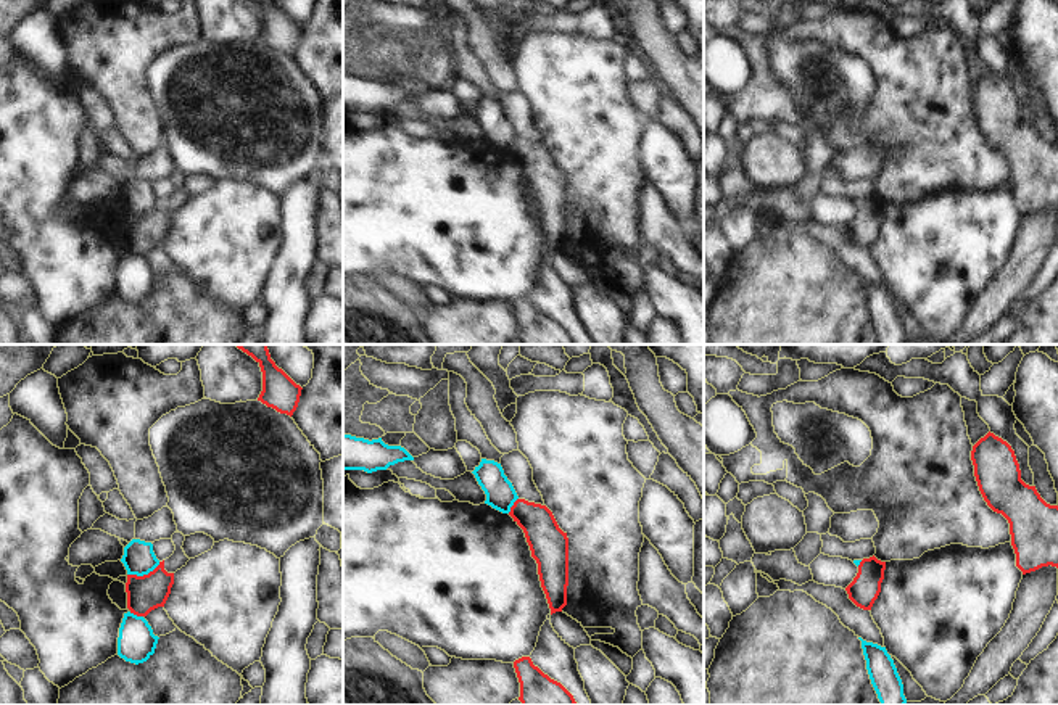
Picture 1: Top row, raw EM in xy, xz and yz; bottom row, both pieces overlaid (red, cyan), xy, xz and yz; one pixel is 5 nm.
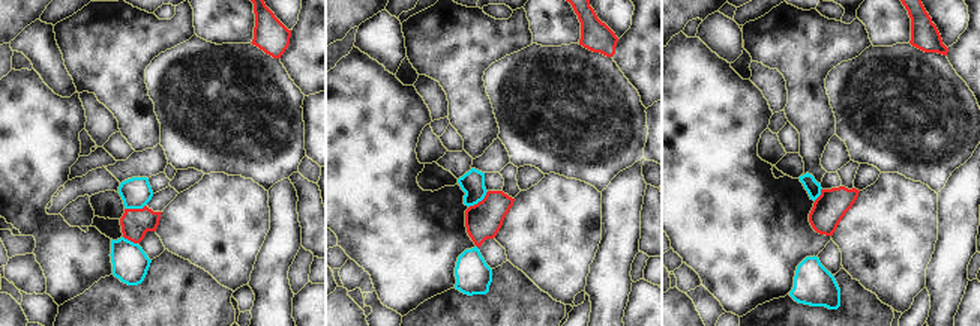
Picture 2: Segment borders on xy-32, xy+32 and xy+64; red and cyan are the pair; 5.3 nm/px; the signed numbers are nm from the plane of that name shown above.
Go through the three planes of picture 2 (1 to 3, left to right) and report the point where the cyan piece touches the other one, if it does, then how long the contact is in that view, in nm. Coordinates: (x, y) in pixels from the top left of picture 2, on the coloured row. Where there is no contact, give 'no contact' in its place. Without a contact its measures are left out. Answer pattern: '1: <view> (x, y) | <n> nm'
1: xy-32 (134, 209) | 110 nm
2: xy+32 (479, 202) | 140 nm
3: xy+64 (821, 194) | 80 nm

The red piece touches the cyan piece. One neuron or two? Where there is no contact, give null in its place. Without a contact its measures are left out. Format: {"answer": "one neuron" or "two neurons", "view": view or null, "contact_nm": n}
{"answer": "two neurons", "view": "xy", "contact_nm": 180}

